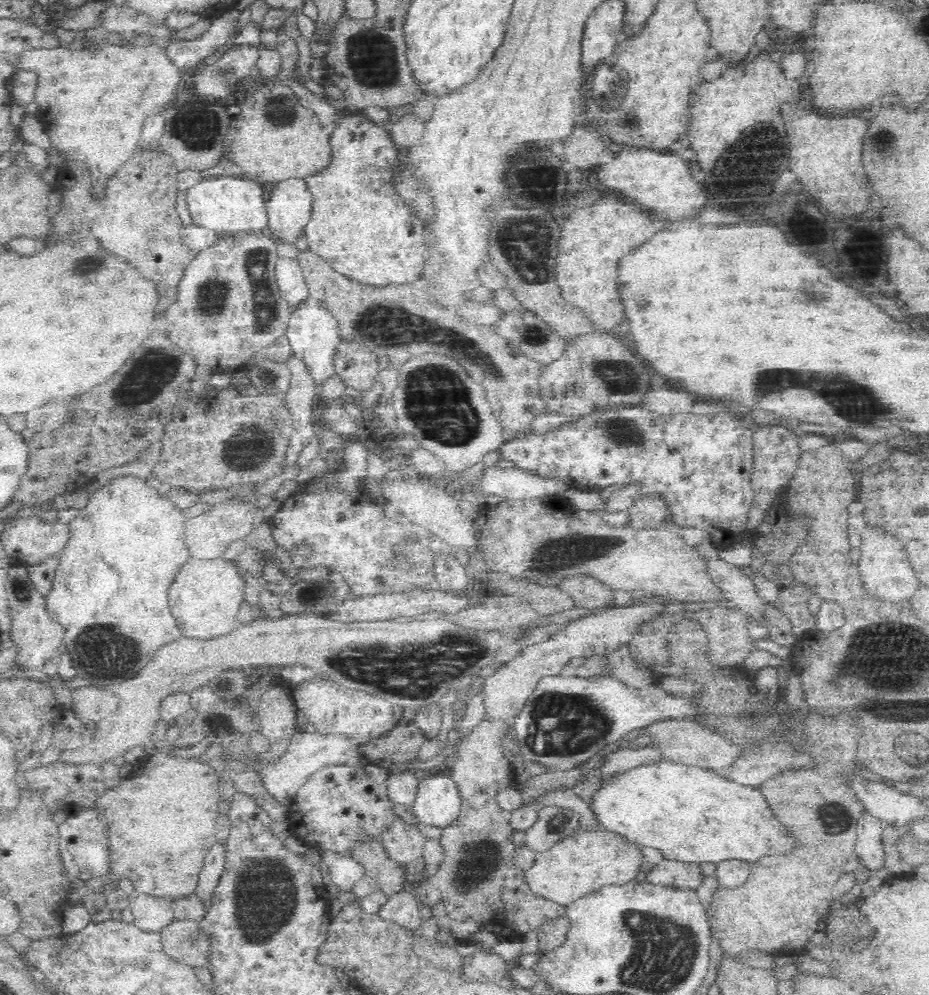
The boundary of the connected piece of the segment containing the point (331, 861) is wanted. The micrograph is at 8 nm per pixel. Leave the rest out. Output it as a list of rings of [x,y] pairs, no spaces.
[[[321,852],[321,860],[326,864],[326,872],[330,872],[332,883],[342,892],[352,892],[354,884],[362,878],[363,868],[357,860],[336,856],[332,852]]]

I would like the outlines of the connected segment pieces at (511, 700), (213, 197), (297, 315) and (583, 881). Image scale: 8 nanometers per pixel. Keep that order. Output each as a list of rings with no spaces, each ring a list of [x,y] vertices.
[[[645,596],[640,600],[644,602],[633,602],[624,607],[612,605],[592,611],[591,615],[584,618],[573,618],[567,626],[558,627],[550,639],[546,638],[540,643],[528,645],[516,658],[495,670],[492,676],[487,676],[484,679],[486,682],[483,692],[483,696],[486,696],[484,702],[486,719],[512,719],[518,716],[528,696],[532,696],[532,692],[536,690],[538,682],[545,676],[562,673],[564,666],[570,664],[573,658],[584,658],[600,653],[610,654],[629,643],[639,633],[642,622],[651,623],[659,619],[661,609],[666,608],[665,602],[655,597]]]
[[[222,176],[222,178],[204,178],[204,182],[188,188],[188,209],[192,212],[192,220],[204,228],[212,228],[216,232],[232,234],[232,232],[252,232],[256,234],[264,233],[269,226],[266,200],[262,192],[262,184],[254,180],[244,180],[244,178],[232,178]]]
[[[308,297],[304,302],[300,302],[296,307],[296,312],[291,314],[287,332],[288,340],[290,340],[291,350],[294,350],[293,356],[302,360],[313,378],[317,386],[321,386],[323,382],[336,375],[336,367],[334,362],[336,360],[336,348],[341,342],[338,336],[337,322],[332,314],[325,310],[319,303],[319,300]]]
[[[580,830],[572,836],[562,838],[550,850],[537,854],[536,864],[532,866],[532,870],[525,872],[525,878],[530,890],[538,896],[568,906],[596,888],[634,881],[645,870],[644,852],[638,844],[630,844],[624,840],[624,836],[608,830]]]

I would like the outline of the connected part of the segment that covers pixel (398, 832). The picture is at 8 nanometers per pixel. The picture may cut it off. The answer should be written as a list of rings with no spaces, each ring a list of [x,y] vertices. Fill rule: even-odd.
[[[397,817],[392,828],[382,834],[380,841],[386,854],[393,861],[404,866],[408,862],[421,860],[427,839],[426,834],[416,825],[410,825]]]

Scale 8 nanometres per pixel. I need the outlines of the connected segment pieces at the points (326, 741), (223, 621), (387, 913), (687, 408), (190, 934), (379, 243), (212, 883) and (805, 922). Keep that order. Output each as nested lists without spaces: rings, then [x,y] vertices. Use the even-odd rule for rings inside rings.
[[[296,732],[292,736],[292,746],[288,750],[288,754],[284,756],[284,760],[278,760],[274,766],[264,766],[262,770],[262,778],[264,784],[268,788],[268,792],[272,794],[274,800],[278,800],[280,804],[289,806],[293,798],[303,784],[306,784],[308,776],[314,774],[317,770],[334,765],[358,765],[359,767],[370,767],[370,760],[360,754],[360,744],[354,738],[346,736],[346,734],[308,734],[308,732]]]
[[[190,560],[182,566],[170,588],[170,608],[188,638],[216,638],[236,630],[240,602],[244,600],[244,580],[238,568],[228,560]]]
[[[405,890],[386,901],[379,912],[379,916],[388,922],[398,922],[397,925],[408,926],[410,930],[418,928],[418,924],[422,920],[420,910],[416,906],[416,898]]]
[[[670,381],[663,384],[660,389],[654,389],[652,384],[652,392],[644,394],[642,408],[651,410],[656,414],[688,414],[697,409],[696,402],[701,400],[700,396],[694,396],[690,392],[678,392],[678,390],[670,390]]]
[[[176,920],[161,932],[163,951],[173,960],[188,966],[206,966],[210,962],[212,946],[210,938],[202,931],[202,924],[192,920]],[[198,958],[202,960],[198,962]]]
[[[360,113],[342,116],[329,133],[332,144],[330,166],[316,176],[306,178],[308,190],[314,196],[314,212],[305,232],[310,244],[308,249],[322,256],[340,274],[352,276],[362,284],[406,284],[416,280],[420,268],[424,268],[424,224],[394,188],[394,176],[402,158],[398,158],[397,146],[390,133]]]
[[[216,842],[210,848],[210,852],[204,860],[204,868],[200,872],[200,882],[198,882],[198,890],[196,890],[198,898],[210,902],[212,892],[224,874],[224,866],[226,866],[226,846],[222,842]]]
[[[810,716],[810,742],[814,744],[808,742],[808,750],[812,752],[810,746],[820,744],[820,752],[814,754],[818,772],[784,772],[784,780],[774,778],[762,786],[762,794],[766,796],[768,806],[778,816],[778,820],[788,826],[788,832],[790,836],[794,836],[796,846],[788,854],[762,856],[760,860],[756,860],[752,864],[748,880],[738,888],[716,888],[708,906],[708,921],[724,956],[739,959],[744,952],[758,951],[779,957],[782,954],[808,954],[817,947],[833,950],[834,943],[826,940],[826,914],[832,904],[832,888],[842,874],[836,870],[842,870],[846,866],[846,860],[854,854],[857,836],[854,830],[864,810],[852,789],[849,786],[846,788],[847,784],[843,781],[843,774],[856,772],[858,766],[852,764],[852,760],[857,751],[854,740],[860,735],[859,732],[844,718],[840,718],[840,724],[836,728],[828,718],[824,720]]]

